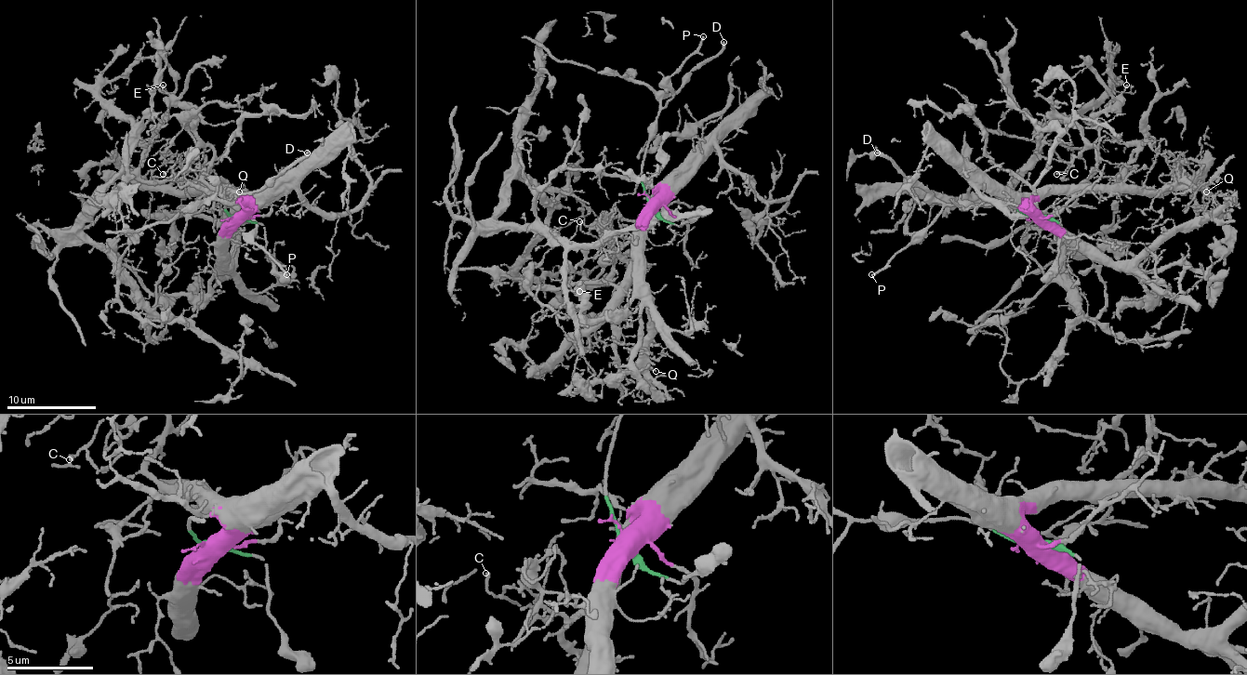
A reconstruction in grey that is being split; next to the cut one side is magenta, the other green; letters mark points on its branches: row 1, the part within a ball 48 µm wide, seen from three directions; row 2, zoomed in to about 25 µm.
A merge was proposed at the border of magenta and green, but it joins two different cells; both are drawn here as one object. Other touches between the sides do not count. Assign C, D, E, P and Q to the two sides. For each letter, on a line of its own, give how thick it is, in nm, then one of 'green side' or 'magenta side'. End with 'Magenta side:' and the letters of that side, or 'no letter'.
C: calibre 160 nm; magenta side
D: calibre 320 nm; green side
E: calibre 160 nm; magenta side
P: calibre 180 nm; green side
Q: calibre 110 nm; magenta side
Magenta side: C, E, Q

